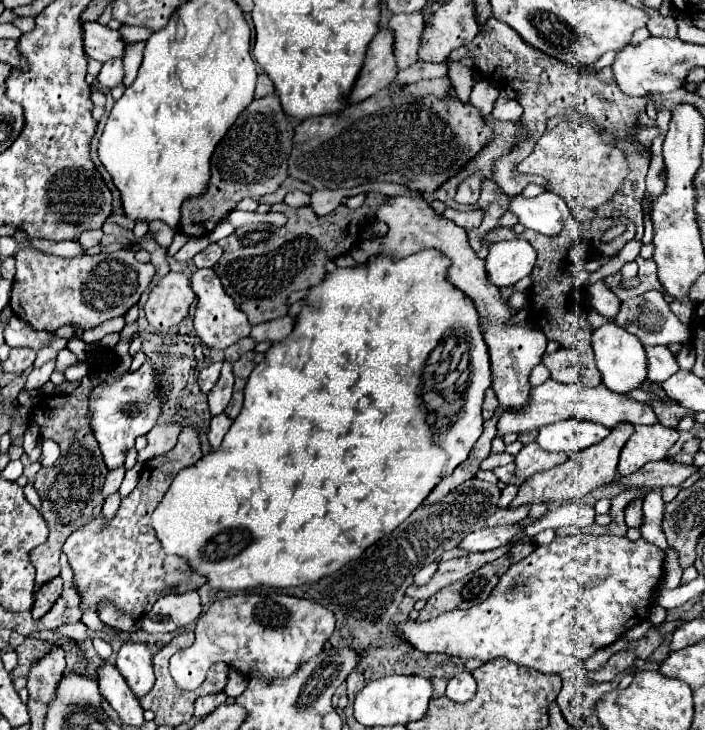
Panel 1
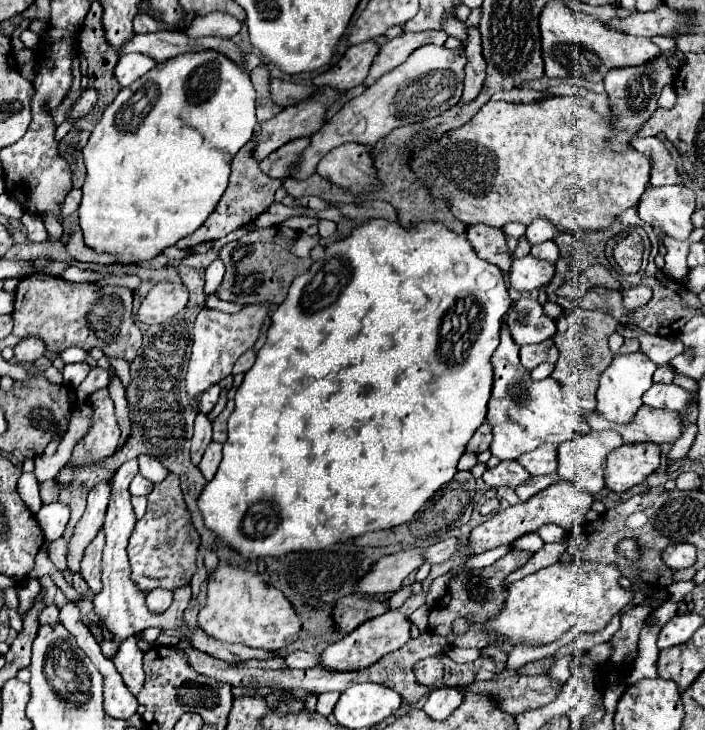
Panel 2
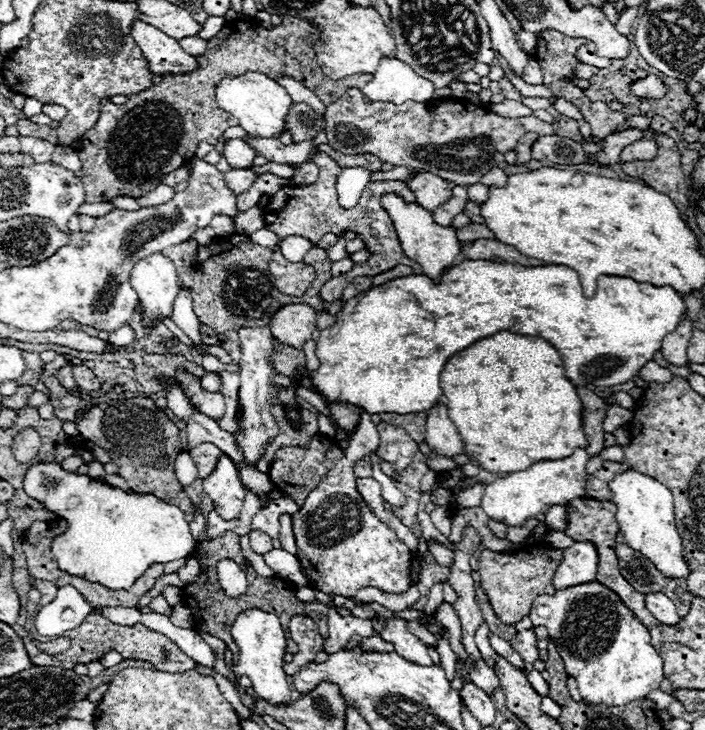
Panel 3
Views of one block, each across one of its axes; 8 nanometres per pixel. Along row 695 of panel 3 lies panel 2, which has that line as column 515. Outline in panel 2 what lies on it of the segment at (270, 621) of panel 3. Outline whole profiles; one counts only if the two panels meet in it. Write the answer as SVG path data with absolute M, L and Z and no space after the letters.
M532 254L524 258L512 258L510 286L514 290L534 290L550 282L554 276L554 264L534 258Z

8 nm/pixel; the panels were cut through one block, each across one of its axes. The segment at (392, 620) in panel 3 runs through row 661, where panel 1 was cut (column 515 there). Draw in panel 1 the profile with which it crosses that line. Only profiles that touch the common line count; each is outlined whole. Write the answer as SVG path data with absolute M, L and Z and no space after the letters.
M548 378L544 384L534 386L530 390L530 398L524 404L524 408L504 410L502 418L498 420L498 436L540 428L544 424L552 424L564 418L584 418L584 420L600 422L606 428L614 428L618 422L632 422L632 424L656 424L658 422L650 404L642 404L642 402L626 398L624 394L616 394L608 390L604 384L600 384L598 388L588 388L582 384L560 384Z

